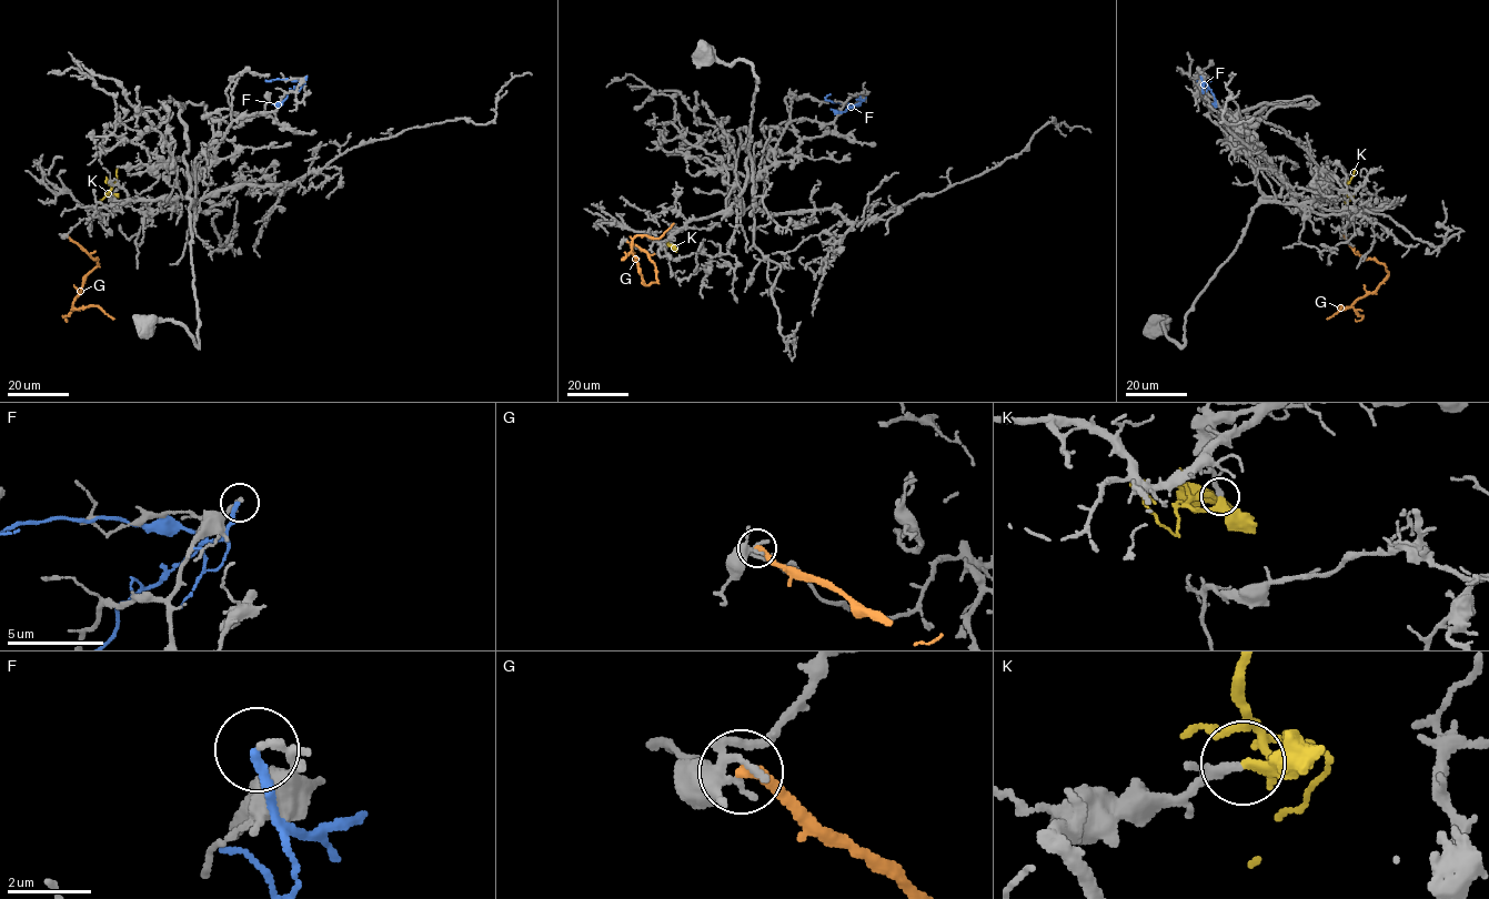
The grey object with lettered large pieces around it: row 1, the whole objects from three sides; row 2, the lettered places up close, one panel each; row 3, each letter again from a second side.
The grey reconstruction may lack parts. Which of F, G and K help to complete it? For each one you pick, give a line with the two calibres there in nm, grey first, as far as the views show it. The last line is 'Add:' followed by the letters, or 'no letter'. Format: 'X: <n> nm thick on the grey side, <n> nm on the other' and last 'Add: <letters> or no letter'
K: 170 nm thick on the grey side, 280 nm on the other
Add: K

